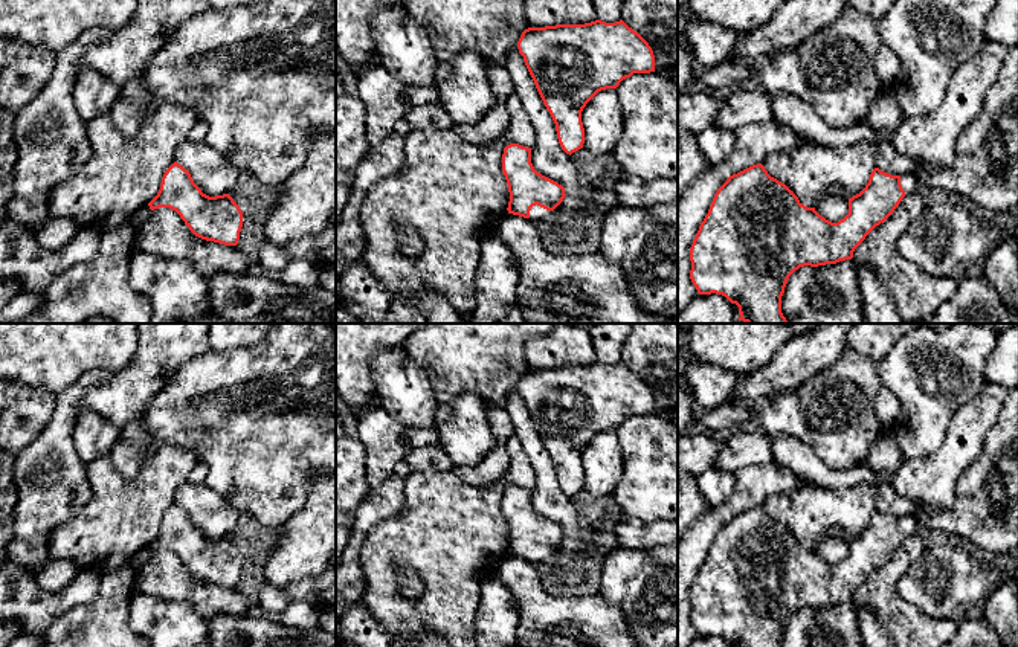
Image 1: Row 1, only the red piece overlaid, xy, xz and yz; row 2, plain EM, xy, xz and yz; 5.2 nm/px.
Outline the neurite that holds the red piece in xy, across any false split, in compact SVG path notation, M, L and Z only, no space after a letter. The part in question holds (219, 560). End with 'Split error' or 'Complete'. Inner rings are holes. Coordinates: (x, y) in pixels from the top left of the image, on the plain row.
M174 504L163 516L150 551L176 552L189 572L206 583L237 587L243 569L243 554L229 536L209 539L194 525L188 511Z. Complete

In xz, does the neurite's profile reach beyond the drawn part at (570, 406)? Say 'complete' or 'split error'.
complete

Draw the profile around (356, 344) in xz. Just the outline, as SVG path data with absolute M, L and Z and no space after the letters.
M336 324L336 397L351 412L375 394L371 378L371 357L404 343L409 334L426 324Z

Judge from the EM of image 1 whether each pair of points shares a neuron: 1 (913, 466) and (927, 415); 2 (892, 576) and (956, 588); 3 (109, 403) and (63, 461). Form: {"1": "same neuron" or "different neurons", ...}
{"1": "different neurons", "2": "different neurons", "3": "same neuron"}

